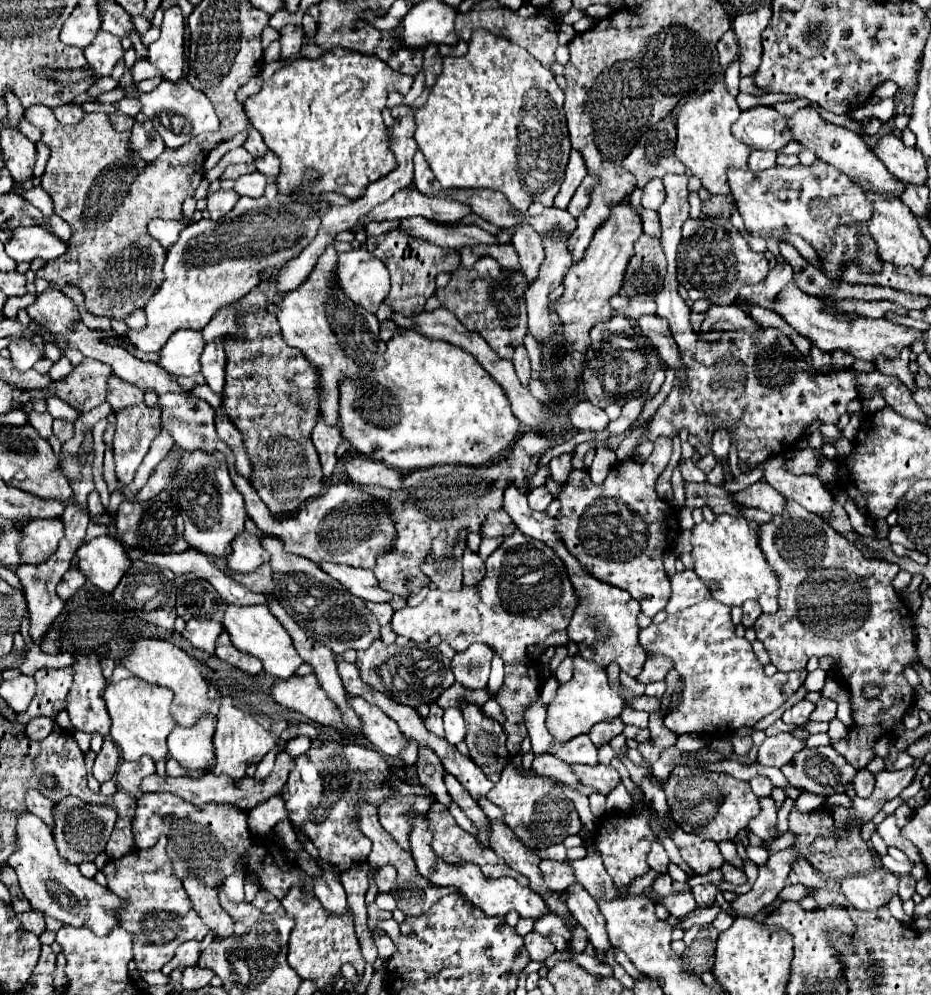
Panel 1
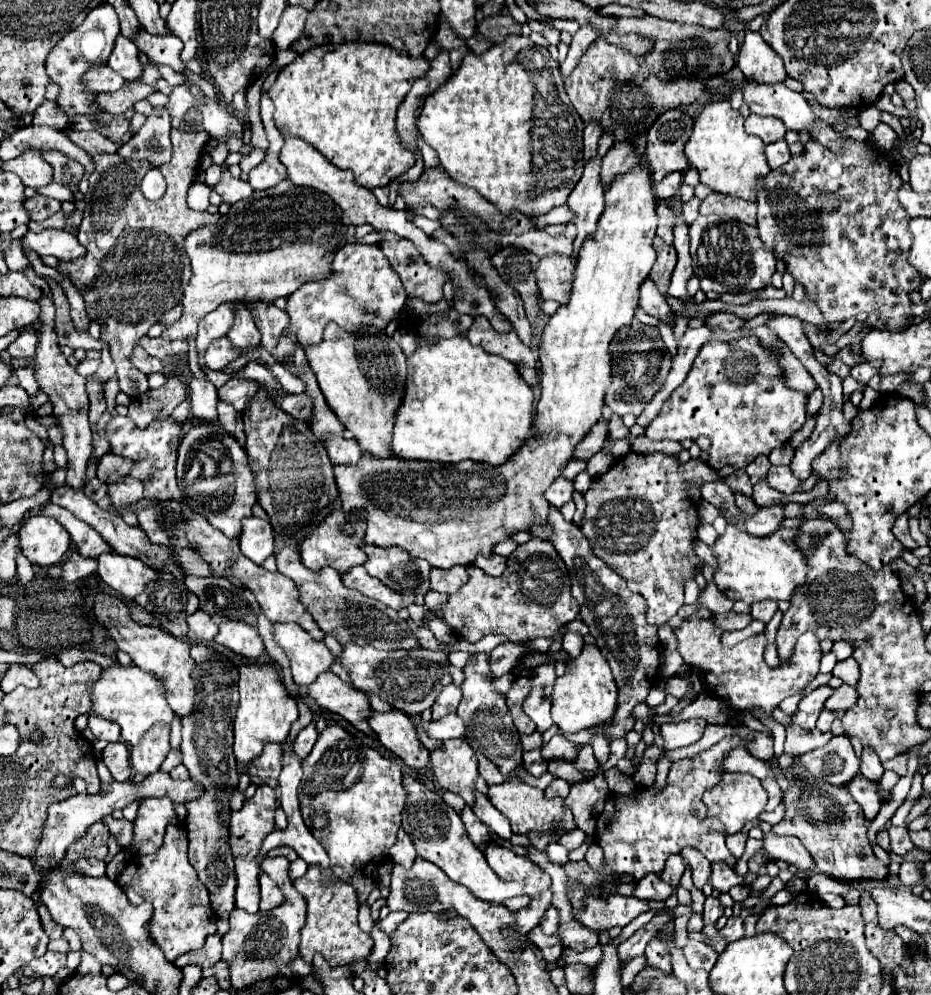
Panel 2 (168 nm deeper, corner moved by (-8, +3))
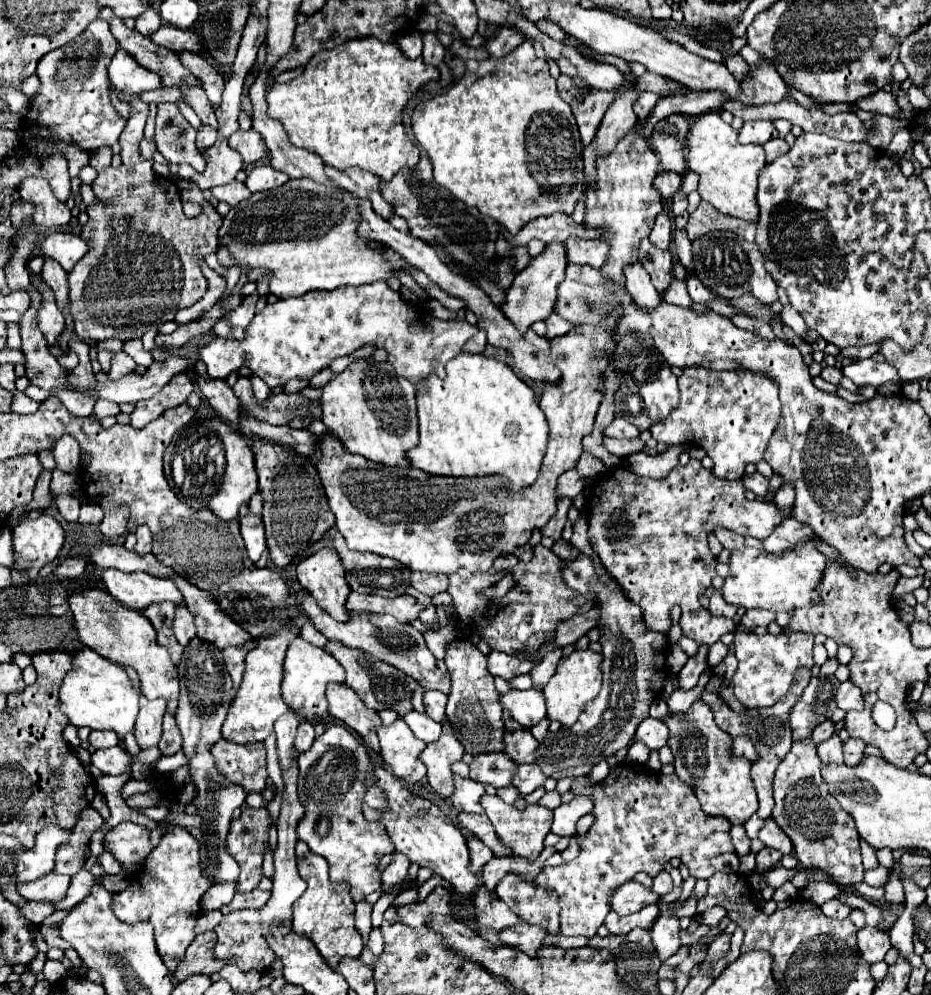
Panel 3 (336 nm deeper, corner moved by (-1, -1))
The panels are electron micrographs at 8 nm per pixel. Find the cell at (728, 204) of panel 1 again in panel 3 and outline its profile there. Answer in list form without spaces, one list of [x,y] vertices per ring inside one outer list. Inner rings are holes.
[[[700,202],[696,212],[690,214],[690,220],[686,224],[686,234],[688,234],[690,242],[694,242],[696,238],[700,238],[704,234],[710,234],[714,230],[734,232],[734,234],[742,236],[744,240],[748,240],[748,242],[754,242],[754,236],[756,236],[756,224],[744,222],[740,218],[724,216],[716,208],[712,208],[712,204]]]

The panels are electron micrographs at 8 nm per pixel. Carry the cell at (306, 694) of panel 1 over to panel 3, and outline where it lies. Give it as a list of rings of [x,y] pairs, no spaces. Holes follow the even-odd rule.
[[[328,684],[326,698],[330,704],[330,714],[344,722],[348,728],[356,730],[368,748],[380,752],[376,730],[382,726],[382,720],[378,712],[370,710],[346,684]]]

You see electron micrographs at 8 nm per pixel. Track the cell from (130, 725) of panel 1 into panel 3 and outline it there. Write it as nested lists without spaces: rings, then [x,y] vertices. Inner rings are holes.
[[[80,646],[74,654],[72,670],[66,676],[66,684],[60,686],[60,710],[66,712],[72,726],[88,726],[92,730],[114,730],[120,738],[134,728],[138,716],[140,690],[134,688],[126,676],[126,670],[100,654]]]

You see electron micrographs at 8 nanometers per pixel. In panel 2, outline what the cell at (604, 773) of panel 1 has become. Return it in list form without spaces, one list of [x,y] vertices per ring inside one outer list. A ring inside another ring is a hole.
[[[551,760],[549,762],[549,772],[553,772],[557,778],[567,780],[569,784],[585,780],[585,770],[577,768],[575,762],[569,762],[569,760]]]

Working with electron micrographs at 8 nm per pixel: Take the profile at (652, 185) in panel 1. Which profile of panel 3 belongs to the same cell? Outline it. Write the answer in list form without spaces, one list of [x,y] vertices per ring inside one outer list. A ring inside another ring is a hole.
[[[660,172],[654,180],[656,188],[660,190],[660,194],[664,198],[670,198],[672,194],[676,194],[680,190],[680,184],[682,184],[682,176],[676,174],[676,172]]]

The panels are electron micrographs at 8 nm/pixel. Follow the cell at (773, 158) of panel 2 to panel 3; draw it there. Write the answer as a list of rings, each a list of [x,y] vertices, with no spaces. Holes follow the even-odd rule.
[[[776,138],[776,140],[770,140],[764,144],[764,150],[766,150],[766,162],[772,162],[774,158],[786,154],[790,150],[790,146],[782,140],[782,138]]]

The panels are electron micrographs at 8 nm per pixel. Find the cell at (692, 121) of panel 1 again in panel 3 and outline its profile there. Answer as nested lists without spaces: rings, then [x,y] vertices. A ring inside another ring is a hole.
[[[708,112],[692,122],[686,158],[688,168],[700,176],[698,194],[702,196],[702,200],[710,202],[726,216],[742,218],[748,222],[758,220],[756,186],[760,170],[766,166],[762,146],[756,144],[742,146],[738,142],[738,132],[730,124],[726,124],[718,112]]]

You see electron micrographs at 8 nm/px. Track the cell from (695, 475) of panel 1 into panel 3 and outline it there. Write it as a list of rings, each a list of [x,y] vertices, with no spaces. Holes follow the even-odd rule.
[[[718,528],[716,532],[716,538],[722,542],[722,546],[726,550],[734,550],[734,548],[744,548],[744,536],[736,534],[736,532],[730,532],[730,530],[724,530],[724,528]]]

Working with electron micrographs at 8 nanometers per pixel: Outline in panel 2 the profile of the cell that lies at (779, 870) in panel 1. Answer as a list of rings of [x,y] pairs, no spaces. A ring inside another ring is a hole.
[[[729,916],[725,928],[719,930],[719,936],[723,936],[727,942],[739,940],[745,934],[745,922],[741,916]]]

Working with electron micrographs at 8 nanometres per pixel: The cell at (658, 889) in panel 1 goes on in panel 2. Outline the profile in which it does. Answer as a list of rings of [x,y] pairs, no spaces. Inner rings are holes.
[[[647,874],[639,880],[633,896],[641,900],[665,900],[665,880],[659,874]]]

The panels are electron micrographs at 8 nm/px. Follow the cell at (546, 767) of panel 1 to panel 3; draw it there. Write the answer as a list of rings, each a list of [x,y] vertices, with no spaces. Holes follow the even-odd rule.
[[[496,752],[478,754],[470,764],[470,780],[490,784],[494,788],[510,786],[514,772],[516,764],[506,754],[496,754]]]

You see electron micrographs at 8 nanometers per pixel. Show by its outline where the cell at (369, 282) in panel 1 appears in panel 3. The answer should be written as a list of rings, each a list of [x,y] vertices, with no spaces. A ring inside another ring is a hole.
[[[386,282],[344,286],[344,290],[336,288],[330,292],[306,292],[292,300],[276,300],[274,304],[268,304],[246,328],[244,340],[214,338],[208,346],[195,352],[189,344],[171,348],[170,352],[192,359],[190,368],[197,361],[204,362],[212,378],[226,378],[230,372],[246,366],[270,388],[276,388],[292,378],[312,378],[334,358],[348,356],[354,350],[372,344],[388,352],[388,362],[400,376],[418,384],[432,374],[434,360],[442,368],[448,360],[458,356],[464,342],[478,332],[478,328],[470,326],[466,320],[438,320],[430,312],[420,316],[420,311],[421,308],[404,302]]]

